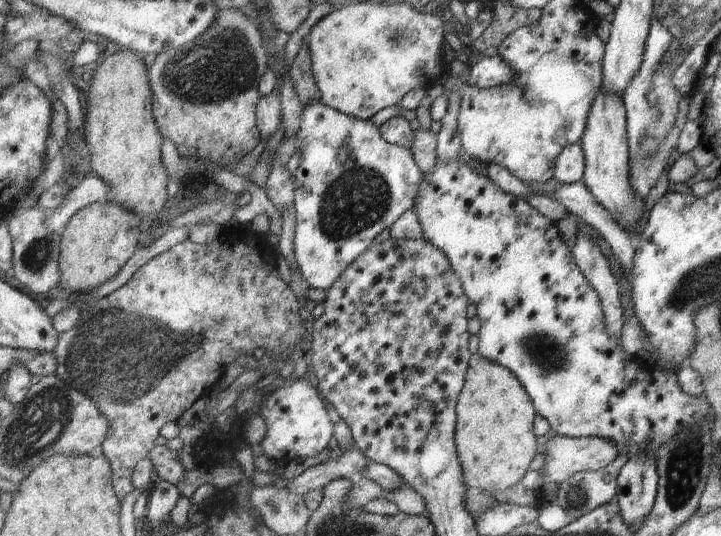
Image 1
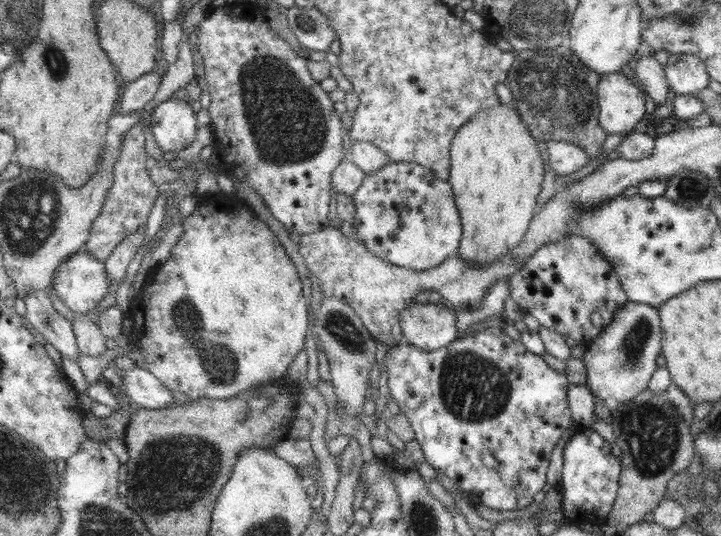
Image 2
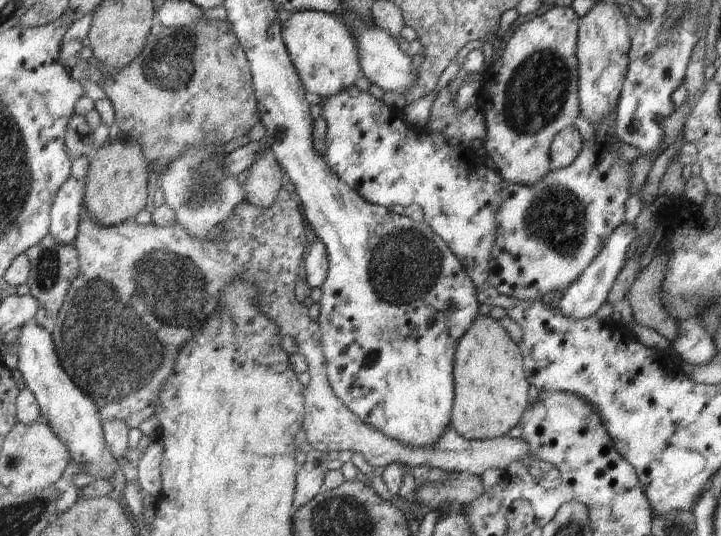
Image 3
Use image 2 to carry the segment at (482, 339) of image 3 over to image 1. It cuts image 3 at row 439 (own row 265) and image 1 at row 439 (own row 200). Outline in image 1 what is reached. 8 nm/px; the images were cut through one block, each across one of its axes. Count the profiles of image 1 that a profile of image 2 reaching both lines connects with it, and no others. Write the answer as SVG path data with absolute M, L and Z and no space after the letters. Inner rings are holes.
M479 352L472 354L466 383L458 402L456 424L457 452L464 466L465 482L470 490L497 490L499 492L522 482L533 458L542 451L542 447L537 444L537 435L534 430L538 416L536 406L528 391L509 367L493 362Z

